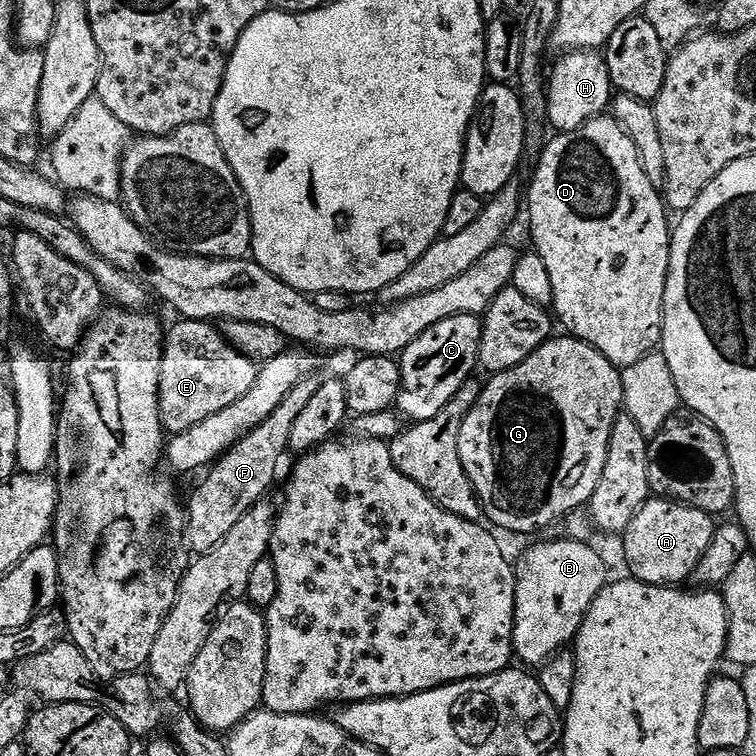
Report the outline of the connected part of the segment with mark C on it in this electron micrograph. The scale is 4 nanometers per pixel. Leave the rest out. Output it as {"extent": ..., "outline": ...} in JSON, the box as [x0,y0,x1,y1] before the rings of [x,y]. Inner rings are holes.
{"extent":[395,315,481,424],"outline":[[[475,315],[451,316],[430,326],[430,330],[426,330],[417,340],[410,342],[408,349],[398,356],[400,389],[396,395],[395,411],[400,411],[412,424],[421,424],[435,418],[456,397],[461,386],[469,383],[470,376],[467,376],[467,372],[478,364],[481,327],[481,321]]]}

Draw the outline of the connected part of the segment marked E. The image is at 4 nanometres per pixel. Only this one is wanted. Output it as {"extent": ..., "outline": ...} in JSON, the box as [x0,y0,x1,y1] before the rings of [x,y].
{"extent":[158,319,258,434],"outline":[[[181,319],[172,329],[167,329],[160,354],[160,386],[158,389],[158,407],[160,422],[169,433],[183,434],[190,426],[206,422],[206,418],[217,416],[226,406],[234,406],[254,386],[258,371],[257,361],[244,355],[239,348],[233,348],[228,337],[219,327],[202,321]]]}

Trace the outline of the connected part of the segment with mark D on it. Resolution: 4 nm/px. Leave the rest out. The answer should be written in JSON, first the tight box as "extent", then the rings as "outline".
{"extent":[526,114,672,370],"outline":[[[611,114],[593,116],[579,129],[579,136],[588,147],[588,153],[565,168],[563,142],[549,142],[540,160],[544,168],[537,170],[532,189],[526,192],[526,212],[528,208],[532,215],[535,251],[546,262],[546,270],[550,270],[550,286],[554,286],[551,307],[555,319],[559,323],[561,320],[577,340],[585,340],[623,370],[644,359],[662,340],[664,291],[672,261],[672,232],[664,214],[666,201],[648,177],[636,141],[616,117]]]}

